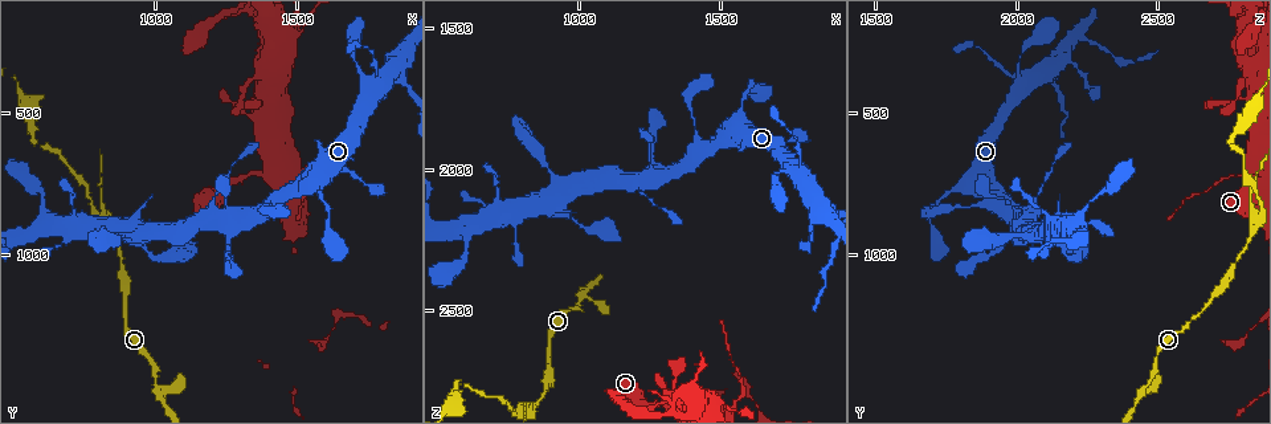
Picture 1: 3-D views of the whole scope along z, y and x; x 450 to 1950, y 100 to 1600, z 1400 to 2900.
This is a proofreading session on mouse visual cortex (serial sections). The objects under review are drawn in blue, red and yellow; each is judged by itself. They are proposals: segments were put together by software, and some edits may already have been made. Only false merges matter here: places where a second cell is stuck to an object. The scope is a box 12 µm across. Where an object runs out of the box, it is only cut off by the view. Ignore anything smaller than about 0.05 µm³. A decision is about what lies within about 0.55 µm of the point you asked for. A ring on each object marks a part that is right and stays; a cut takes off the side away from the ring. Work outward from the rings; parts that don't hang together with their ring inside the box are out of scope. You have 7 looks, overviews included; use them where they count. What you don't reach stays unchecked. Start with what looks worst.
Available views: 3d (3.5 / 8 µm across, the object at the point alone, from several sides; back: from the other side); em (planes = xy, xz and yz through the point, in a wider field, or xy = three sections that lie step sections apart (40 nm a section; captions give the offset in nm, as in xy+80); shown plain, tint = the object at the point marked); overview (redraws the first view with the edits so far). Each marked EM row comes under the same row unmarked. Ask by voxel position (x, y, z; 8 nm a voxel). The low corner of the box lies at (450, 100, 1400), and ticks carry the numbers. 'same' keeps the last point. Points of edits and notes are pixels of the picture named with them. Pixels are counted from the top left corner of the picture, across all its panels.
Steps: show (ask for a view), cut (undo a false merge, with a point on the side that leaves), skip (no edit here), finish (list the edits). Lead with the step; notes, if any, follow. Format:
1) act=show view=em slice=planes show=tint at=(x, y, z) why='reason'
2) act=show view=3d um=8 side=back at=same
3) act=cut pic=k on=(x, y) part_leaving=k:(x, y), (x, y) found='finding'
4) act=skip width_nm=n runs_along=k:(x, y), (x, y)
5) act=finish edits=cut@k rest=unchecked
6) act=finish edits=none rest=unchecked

act=show view=3d um=3.5 at=(1020, 1490, 2450) why='sharp bend'

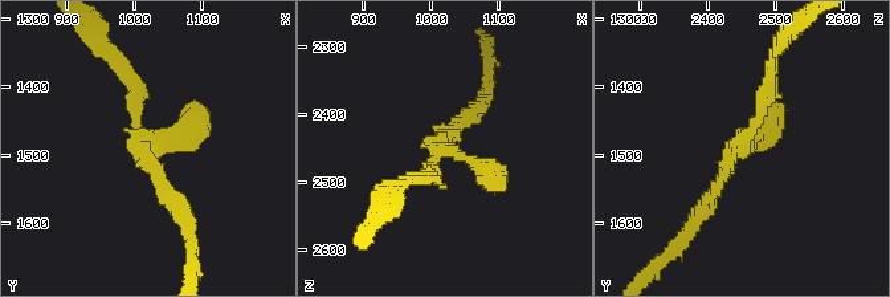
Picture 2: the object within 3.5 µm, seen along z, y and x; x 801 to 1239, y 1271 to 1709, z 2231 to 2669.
act=show view=em slice=planes show=tint at=(1020, 1485, 2450)

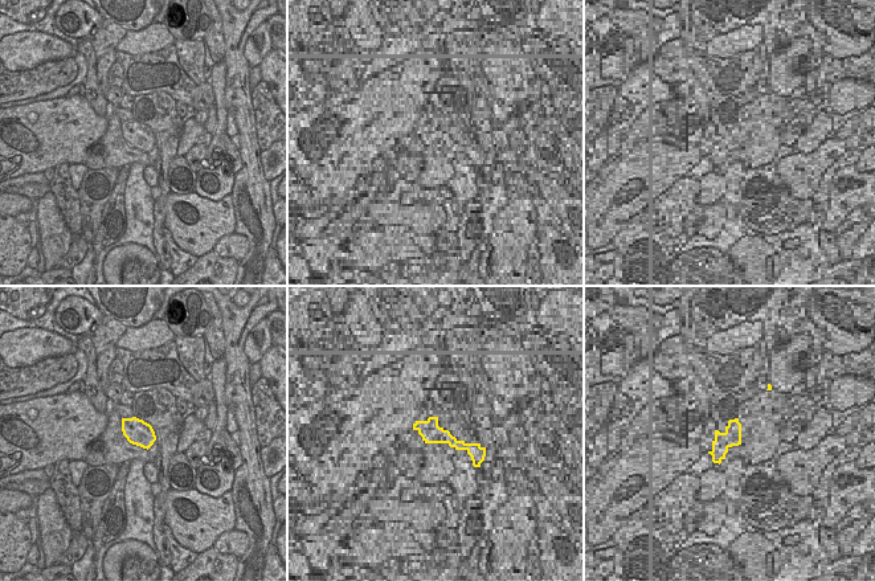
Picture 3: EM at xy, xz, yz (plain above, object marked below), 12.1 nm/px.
act=skip found='one cell here'

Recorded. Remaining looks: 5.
act=show view=3d um=3.5 at=(580, 610, 2760) why='narrows sharply'

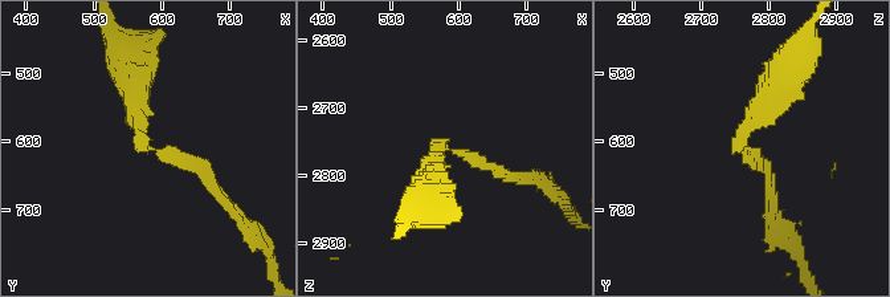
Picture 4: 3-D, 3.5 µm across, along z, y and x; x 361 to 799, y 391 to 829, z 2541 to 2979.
act=show view=em slice=xy step=1 show=tint at=(585, 615, 2760) arm_widths_nm=150,300 why='shape alone is not enough'

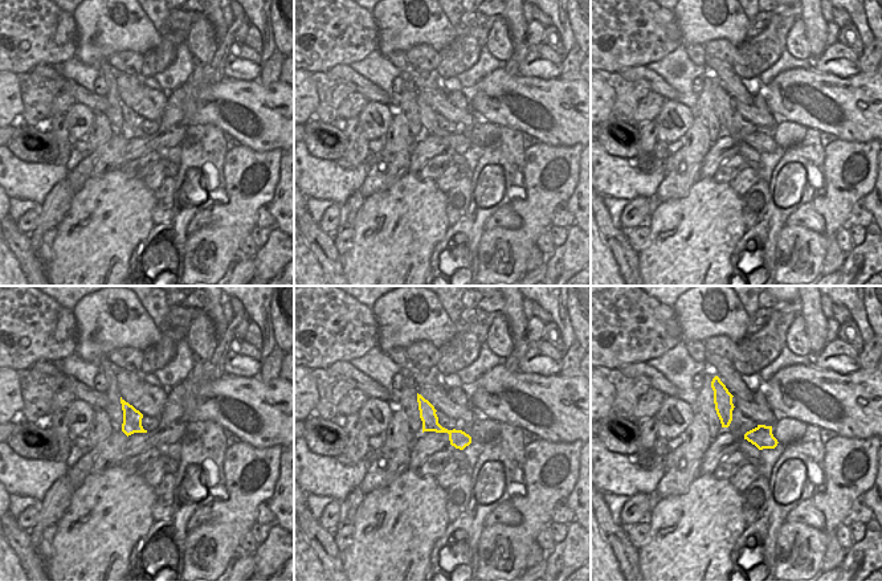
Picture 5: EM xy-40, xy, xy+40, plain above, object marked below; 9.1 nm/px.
act=show view=em slice=xy step=5 show=tint at=same

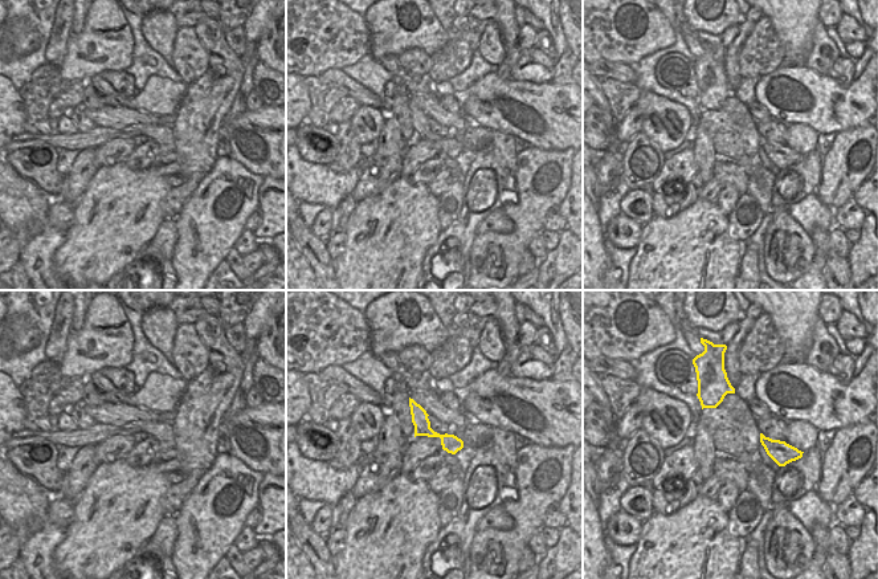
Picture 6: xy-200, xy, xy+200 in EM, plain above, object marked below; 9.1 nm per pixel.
act=skip width_nm=170 runs_along=4:(220, 195), (192, 162), (143, 146), (135, 81) found='continuous, no second cell'

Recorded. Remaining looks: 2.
act=show view=3d um=3.5 at=(1350, 470, 2750) why='thin neck'

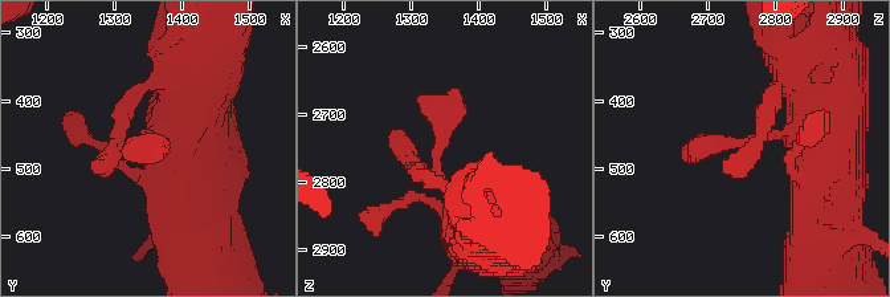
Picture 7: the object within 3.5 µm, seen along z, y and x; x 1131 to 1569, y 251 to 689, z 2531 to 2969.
act=skip runs_along=7:(824, 131), (706, 143), (685, 159) found='one cell here'

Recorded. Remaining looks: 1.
act=finish edits=none rest=unchecked

